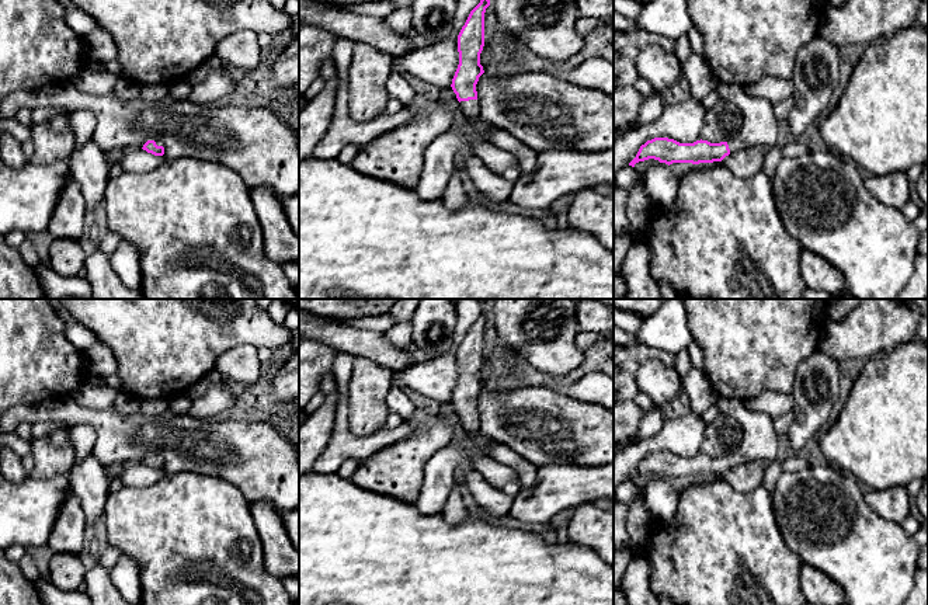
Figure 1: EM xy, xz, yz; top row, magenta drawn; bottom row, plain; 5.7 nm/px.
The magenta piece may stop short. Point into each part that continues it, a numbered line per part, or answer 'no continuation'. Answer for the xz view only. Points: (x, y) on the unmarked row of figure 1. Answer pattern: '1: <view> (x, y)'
1: xz (471, 424)

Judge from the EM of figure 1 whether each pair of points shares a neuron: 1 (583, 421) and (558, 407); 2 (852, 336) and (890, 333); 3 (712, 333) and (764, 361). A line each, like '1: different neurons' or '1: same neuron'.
1: same neuron
2: same neuron
3: same neuron

